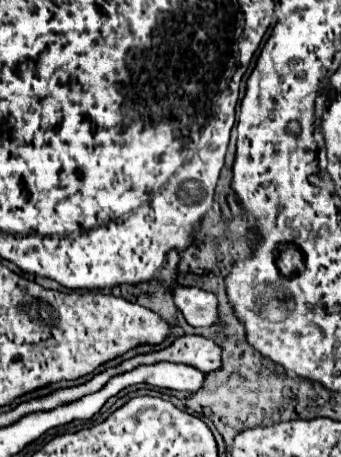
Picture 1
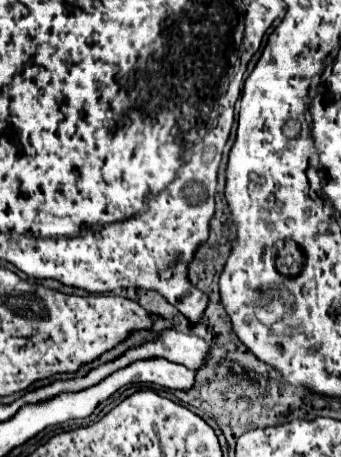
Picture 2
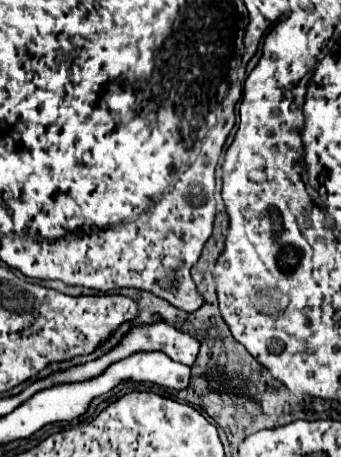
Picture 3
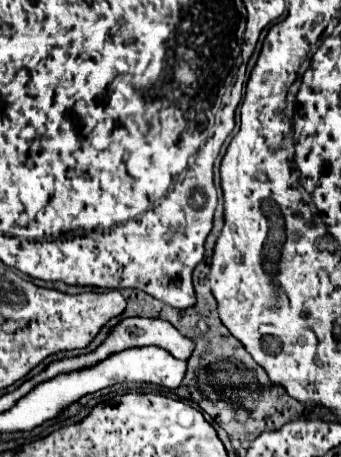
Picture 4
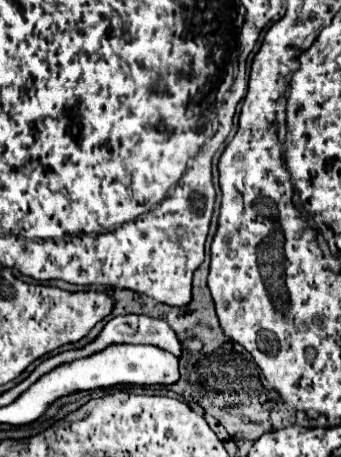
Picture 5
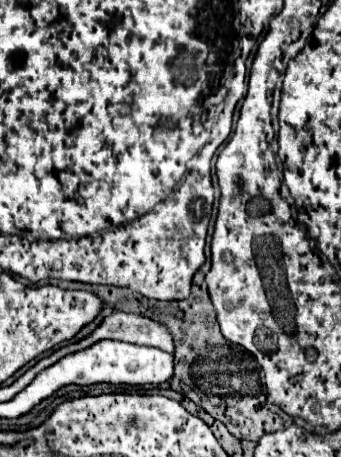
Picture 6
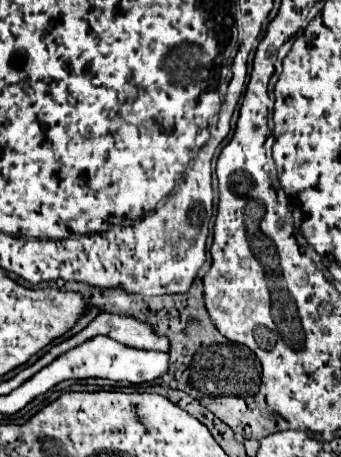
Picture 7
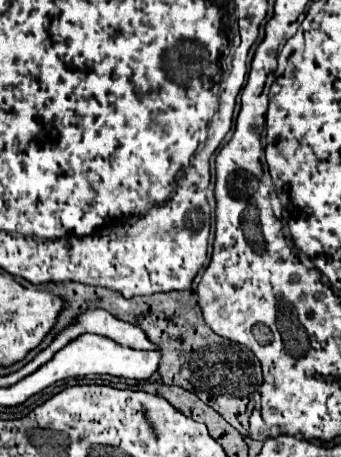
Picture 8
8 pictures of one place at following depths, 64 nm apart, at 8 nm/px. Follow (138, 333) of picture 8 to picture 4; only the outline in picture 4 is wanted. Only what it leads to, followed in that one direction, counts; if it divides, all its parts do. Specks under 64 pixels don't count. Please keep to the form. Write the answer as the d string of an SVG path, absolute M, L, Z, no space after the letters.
M122 318L110 332L108 332L108 338L94 350L94 352L86 352L82 356L74 356L74 358L62 358L62 360L54 360L52 364L48 364L40 376L36 376L36 384L44 382L44 380L50 380L52 376L60 374L60 372L70 372L72 368L84 368L86 364L96 364L96 360L104 360L104 356L110 356L112 352L116 350L124 350L124 348L130 348L130 346L160 346L164 350L168 350L172 356L180 358L180 360L186 360L190 354L192 354L192 348L194 344L182 336L170 322L166 320L158 320L158 318Z

